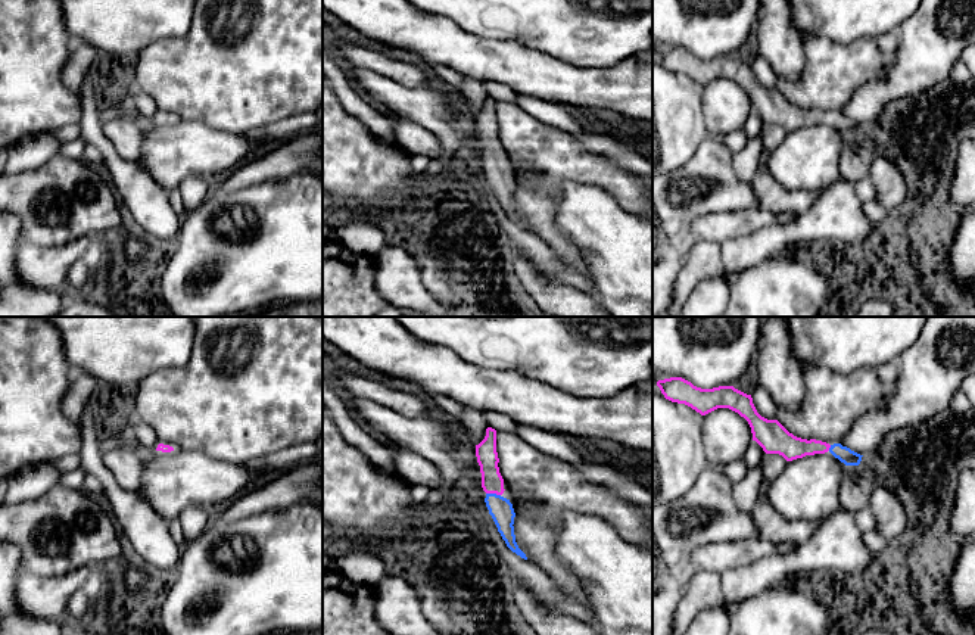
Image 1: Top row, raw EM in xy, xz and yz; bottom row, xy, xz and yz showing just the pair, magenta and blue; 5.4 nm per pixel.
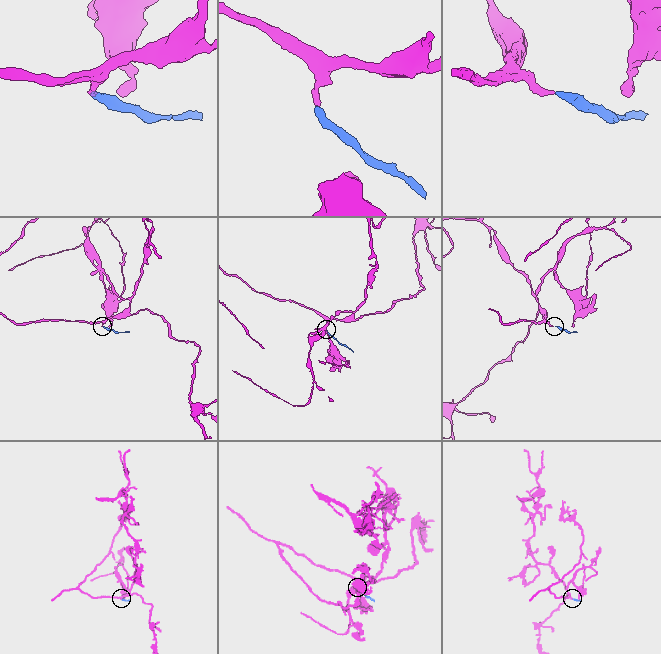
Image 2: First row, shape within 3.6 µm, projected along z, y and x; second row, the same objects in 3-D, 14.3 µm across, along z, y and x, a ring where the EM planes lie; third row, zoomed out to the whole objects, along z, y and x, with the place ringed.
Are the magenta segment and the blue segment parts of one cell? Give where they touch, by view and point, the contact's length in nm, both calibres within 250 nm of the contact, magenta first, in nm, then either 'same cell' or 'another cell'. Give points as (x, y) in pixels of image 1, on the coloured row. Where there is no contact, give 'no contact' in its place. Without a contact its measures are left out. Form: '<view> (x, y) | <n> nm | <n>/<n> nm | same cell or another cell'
xz (494, 492) | 80 nm | 120/130 nm | same cell

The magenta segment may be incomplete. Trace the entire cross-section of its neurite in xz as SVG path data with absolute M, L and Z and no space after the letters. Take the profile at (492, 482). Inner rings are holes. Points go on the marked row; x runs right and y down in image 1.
M492 427L486 429L485 439L476 445L476 457L482 473L482 488L486 492L486 507L492 516L498 532L505 541L507 547L527 560L526 554L518 548L514 535L514 508L510 499L504 498L504 479L499 473L499 458L496 452L496 430Z

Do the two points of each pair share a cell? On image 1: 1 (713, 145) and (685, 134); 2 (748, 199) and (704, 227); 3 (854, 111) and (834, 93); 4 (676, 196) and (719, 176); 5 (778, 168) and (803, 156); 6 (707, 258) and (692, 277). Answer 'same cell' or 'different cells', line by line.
1: different cells
2: different cells
3: different cells
4: same cell
5: same cell
6: same cell

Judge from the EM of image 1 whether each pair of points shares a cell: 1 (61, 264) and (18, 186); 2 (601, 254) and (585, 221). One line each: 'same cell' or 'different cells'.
1: different cells
2: same cell

